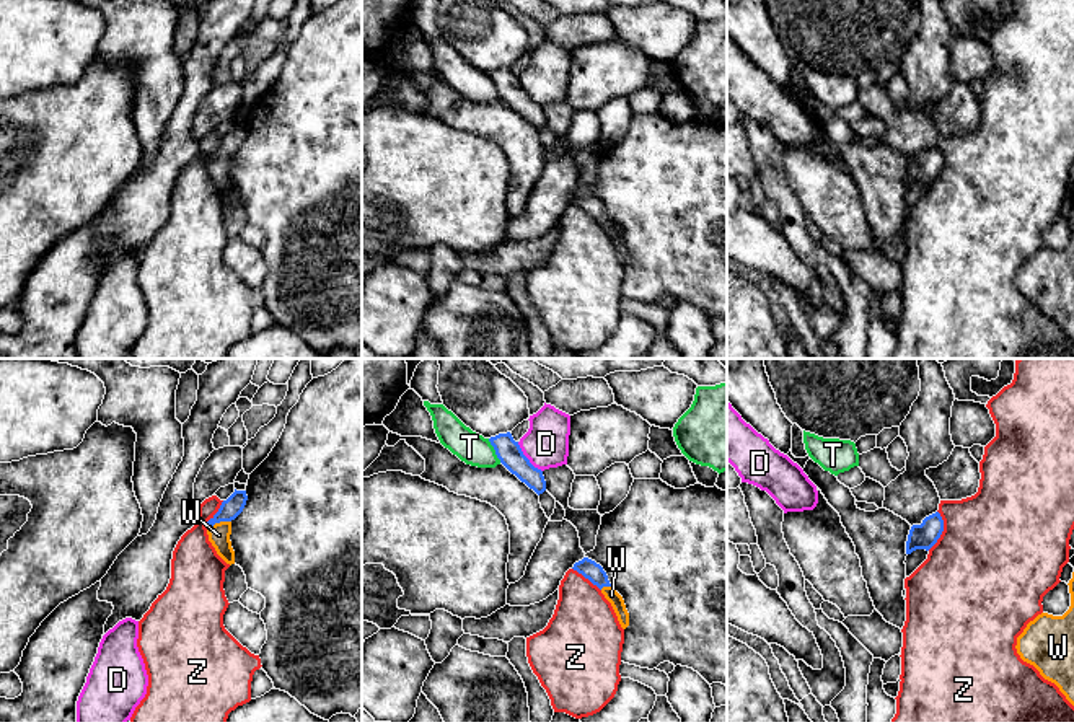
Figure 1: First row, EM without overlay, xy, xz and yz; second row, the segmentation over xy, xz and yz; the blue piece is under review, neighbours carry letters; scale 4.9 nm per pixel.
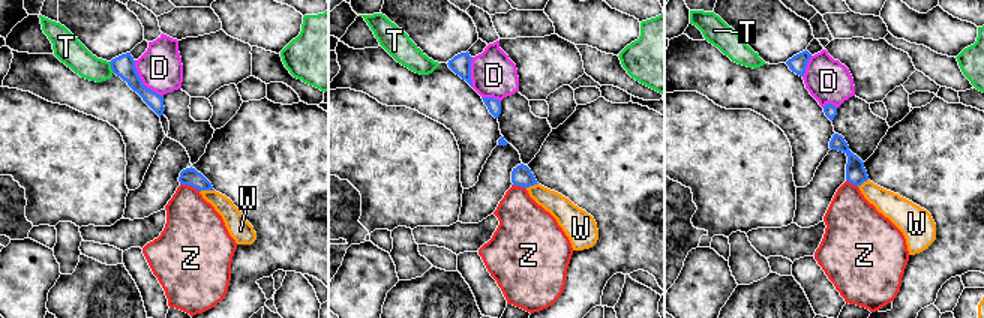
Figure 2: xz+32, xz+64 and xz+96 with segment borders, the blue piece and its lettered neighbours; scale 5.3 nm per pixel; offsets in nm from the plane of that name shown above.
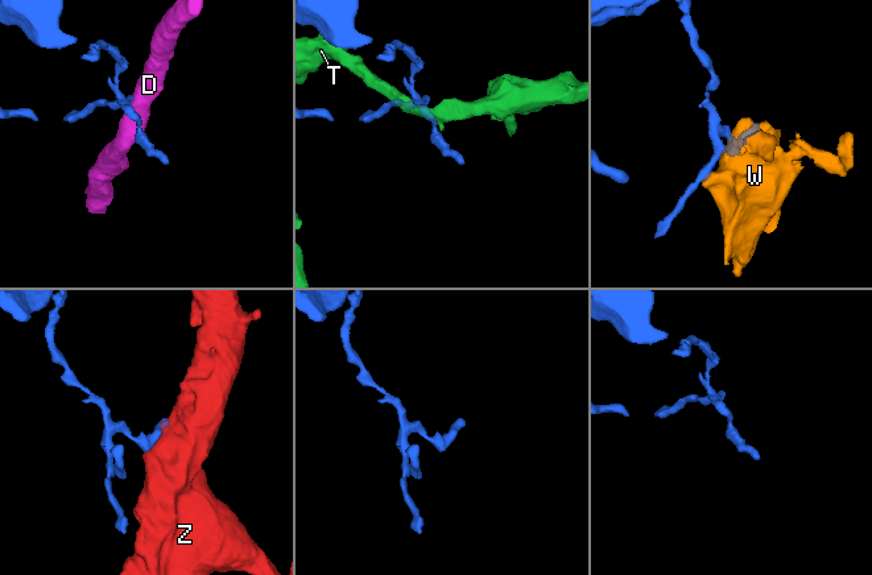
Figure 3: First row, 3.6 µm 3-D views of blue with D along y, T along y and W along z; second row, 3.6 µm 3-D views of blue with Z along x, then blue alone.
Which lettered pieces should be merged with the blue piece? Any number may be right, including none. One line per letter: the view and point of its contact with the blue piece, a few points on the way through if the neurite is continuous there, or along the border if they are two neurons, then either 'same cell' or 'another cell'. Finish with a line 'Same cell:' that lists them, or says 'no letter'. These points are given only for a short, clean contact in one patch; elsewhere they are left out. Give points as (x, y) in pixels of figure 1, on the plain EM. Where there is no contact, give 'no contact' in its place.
D: xz (527, 93) | another cell
T: xz (494, 83) | another cell
W: xy (219, 157) | along xy (230, 155), (220, 155), (207, 165) | another cell
Z: yz (942, 165) | another cell
Same cell: no letter

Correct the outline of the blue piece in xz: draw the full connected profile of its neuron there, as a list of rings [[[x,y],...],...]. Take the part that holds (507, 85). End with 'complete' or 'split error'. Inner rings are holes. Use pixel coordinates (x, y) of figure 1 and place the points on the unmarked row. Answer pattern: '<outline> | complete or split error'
[[[499,68],[489,73],[495,85],[500,98],[515,109],[522,117],[533,124],[538,130],[546,125],[546,116],[543,106],[535,103],[530,95],[523,90],[518,77],[513,75],[512,68]]] | complete

